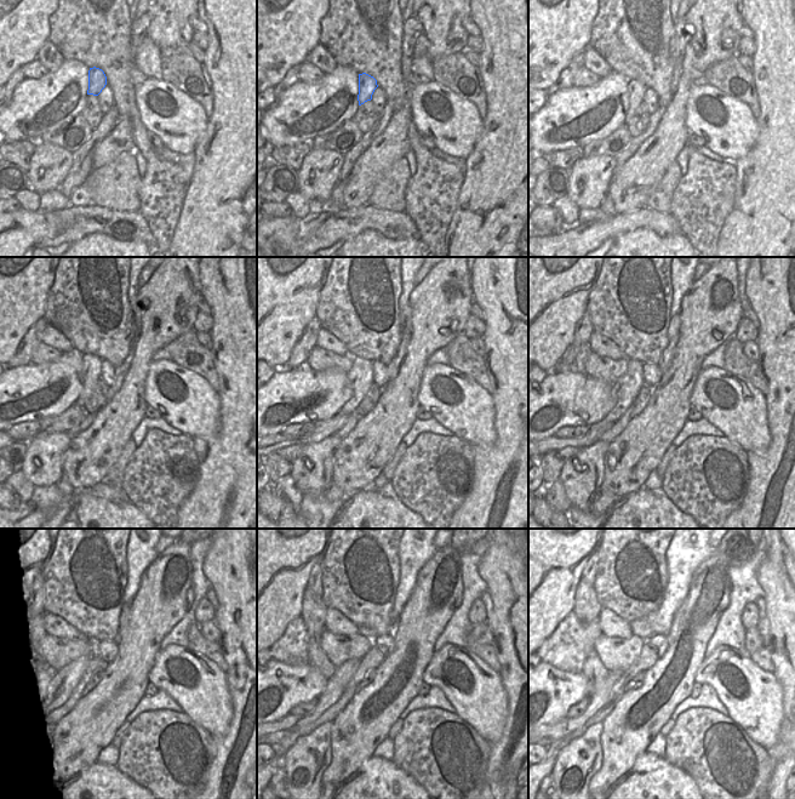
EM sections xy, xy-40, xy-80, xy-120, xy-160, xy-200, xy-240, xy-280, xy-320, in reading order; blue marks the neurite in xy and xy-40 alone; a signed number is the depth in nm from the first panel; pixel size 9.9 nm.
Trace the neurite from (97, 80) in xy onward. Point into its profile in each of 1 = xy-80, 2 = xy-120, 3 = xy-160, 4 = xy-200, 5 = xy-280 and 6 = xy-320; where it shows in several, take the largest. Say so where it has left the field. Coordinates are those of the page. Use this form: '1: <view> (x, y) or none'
1: xy-80 (636, 89)
2: xy-120 (91, 364)
3: xy-160 (361, 376)
4: xy-200 (630, 383)
5: xy-280 (338, 681)
6: xy-320 (599, 697)

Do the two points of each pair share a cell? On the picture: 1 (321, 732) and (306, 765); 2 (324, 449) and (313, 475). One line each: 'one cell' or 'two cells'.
1: one cell
2: one cell

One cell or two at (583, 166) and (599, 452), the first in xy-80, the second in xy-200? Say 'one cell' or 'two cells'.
one cell

